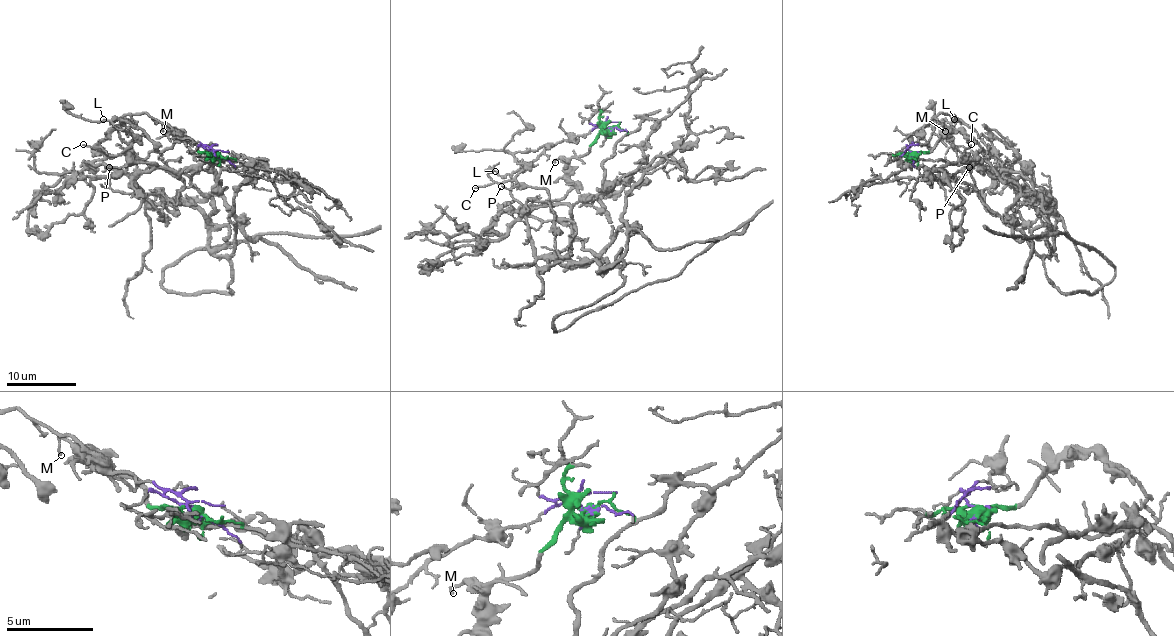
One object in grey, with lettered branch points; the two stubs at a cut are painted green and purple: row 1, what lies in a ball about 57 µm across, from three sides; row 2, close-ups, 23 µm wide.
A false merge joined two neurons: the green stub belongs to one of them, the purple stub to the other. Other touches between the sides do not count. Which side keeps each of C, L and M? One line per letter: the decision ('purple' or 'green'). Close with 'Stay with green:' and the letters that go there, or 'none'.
C: purple
L: purple
M: green
Stay with green: M

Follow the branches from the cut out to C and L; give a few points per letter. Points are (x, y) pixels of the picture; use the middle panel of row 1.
C: (608, 131), (599, 126), (571, 134), (522, 171), (522, 164), (512, 180), (475, 187)
L: (608, 131), (604, 126), (599, 126), (585, 134), (571, 134), (510, 175), (499, 175), (496, 171)

